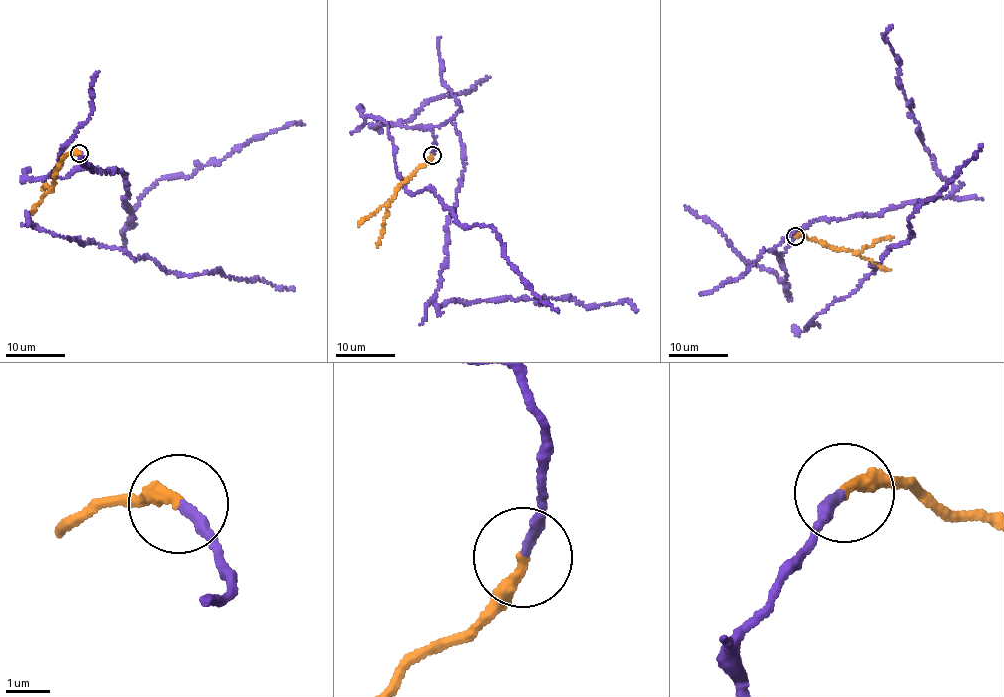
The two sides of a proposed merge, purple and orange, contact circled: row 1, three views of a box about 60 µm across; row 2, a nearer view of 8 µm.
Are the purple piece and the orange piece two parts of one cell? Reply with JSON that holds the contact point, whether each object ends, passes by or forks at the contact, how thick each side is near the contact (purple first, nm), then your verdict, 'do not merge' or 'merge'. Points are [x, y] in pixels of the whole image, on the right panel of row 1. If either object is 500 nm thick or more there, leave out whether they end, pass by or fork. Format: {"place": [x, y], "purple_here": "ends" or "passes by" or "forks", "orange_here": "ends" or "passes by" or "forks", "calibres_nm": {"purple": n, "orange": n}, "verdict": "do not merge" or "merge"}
{"place": [795, 236], "purple_here": "ends", "orange_here": "ends", "calibres_nm": {"purple": 220, "orange": 280}, "verdict": "merge"}

